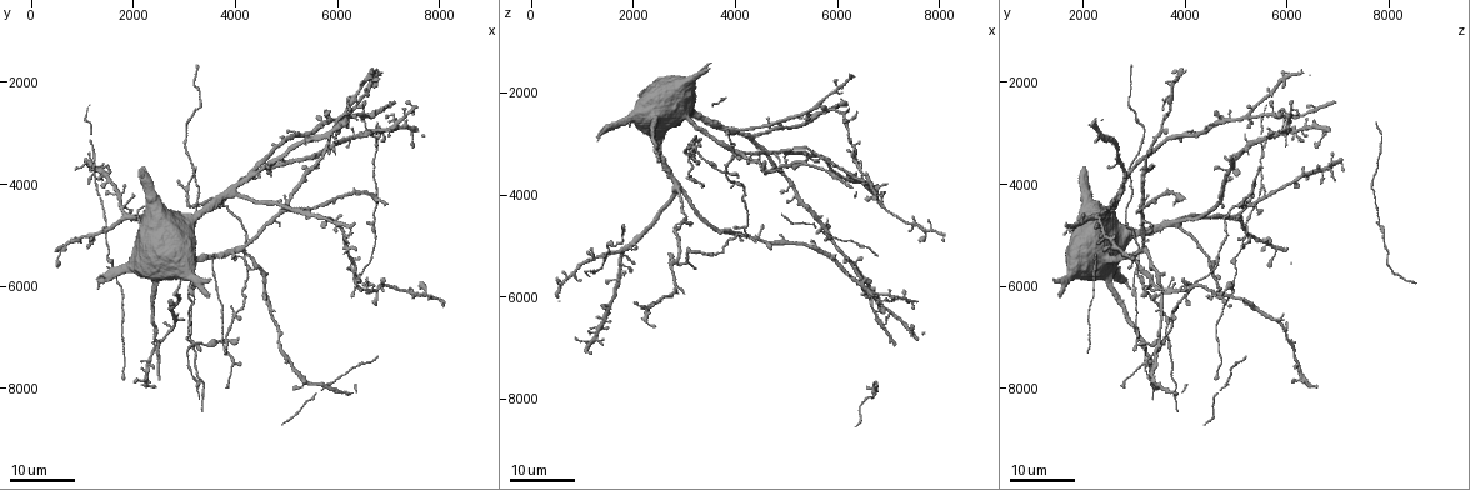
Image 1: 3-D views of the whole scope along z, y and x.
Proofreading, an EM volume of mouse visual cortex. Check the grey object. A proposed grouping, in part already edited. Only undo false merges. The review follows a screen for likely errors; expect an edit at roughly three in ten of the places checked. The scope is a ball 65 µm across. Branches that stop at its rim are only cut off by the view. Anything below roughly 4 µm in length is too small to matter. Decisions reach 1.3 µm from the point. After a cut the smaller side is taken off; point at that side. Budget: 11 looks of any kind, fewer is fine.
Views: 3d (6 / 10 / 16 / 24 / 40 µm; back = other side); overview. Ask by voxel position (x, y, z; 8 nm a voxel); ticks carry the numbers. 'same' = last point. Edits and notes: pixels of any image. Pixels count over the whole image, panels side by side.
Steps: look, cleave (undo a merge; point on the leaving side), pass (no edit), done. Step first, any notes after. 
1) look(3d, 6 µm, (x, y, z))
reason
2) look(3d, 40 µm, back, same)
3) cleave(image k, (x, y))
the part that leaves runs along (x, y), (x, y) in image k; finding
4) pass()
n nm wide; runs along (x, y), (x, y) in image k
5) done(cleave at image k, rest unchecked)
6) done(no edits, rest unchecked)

look(3d, 16 µm, (4150, 5200, 3250))
three-way junction

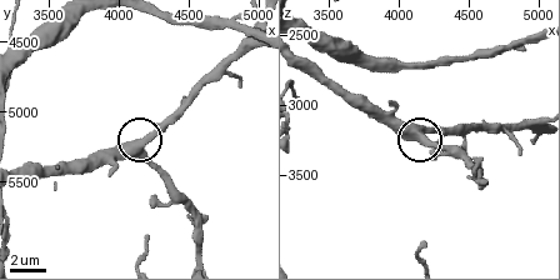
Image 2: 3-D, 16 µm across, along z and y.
look(3d, 6 µm, same)

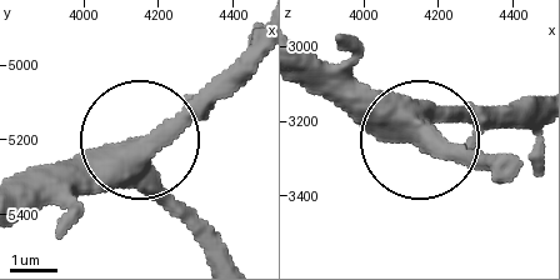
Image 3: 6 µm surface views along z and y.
pass()
3 arms; runs along (30, 201), (78, 186), (174, 123), (254, 43) in image 3; continuous, no second cell

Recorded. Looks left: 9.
look(3d, 16 µm, (2900, 4850, 3900))

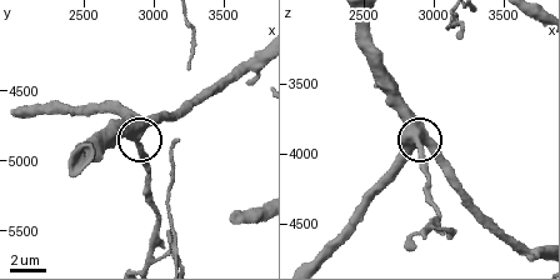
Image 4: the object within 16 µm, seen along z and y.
look(3d, 6 µm, same)

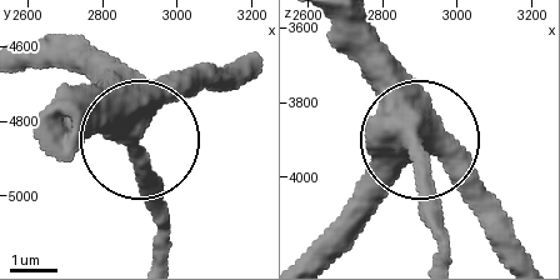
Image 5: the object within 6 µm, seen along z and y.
pass()
all the same cell

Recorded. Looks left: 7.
look(3d, 24 µm, (3150, 7100, 3100))
four arms meet

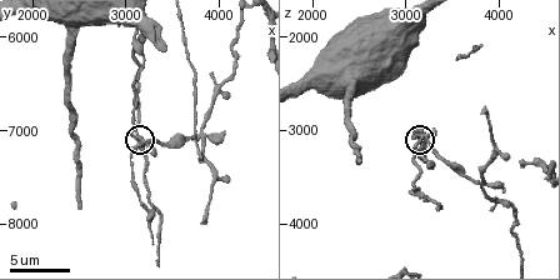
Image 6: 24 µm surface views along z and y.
look(3d, 10 µm, (3200, 7150, 3100))
closer look

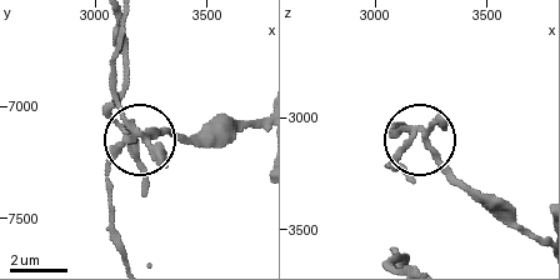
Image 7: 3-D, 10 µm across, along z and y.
cleave(image 7, (163, 131))
the part that leaves runs along (144, 136), (223, 136), (258, 120) in image 7; two cells meet here

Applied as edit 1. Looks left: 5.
look(3d, 24 µm, (6550, 2700, 6000))
small branch off a trunk

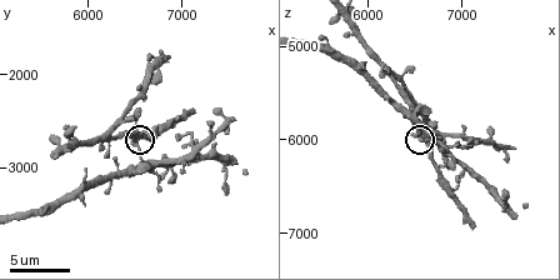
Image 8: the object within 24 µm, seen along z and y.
look(3d, 10 µm, same)

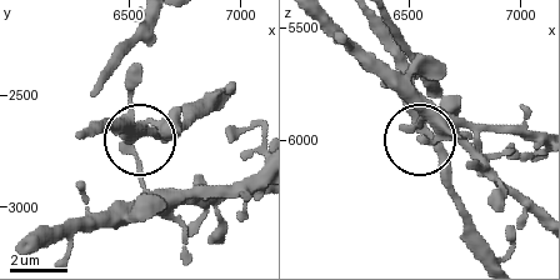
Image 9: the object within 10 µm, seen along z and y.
pass()
side arm 15 µm; one cell here

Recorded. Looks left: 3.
look(3d, 24 µm, (1500, 5000, 5200))
four arms meet

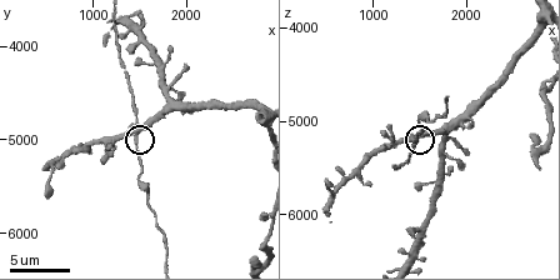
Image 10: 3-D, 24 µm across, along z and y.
look(3d, 6 µm, (1450, 5000, 5200))

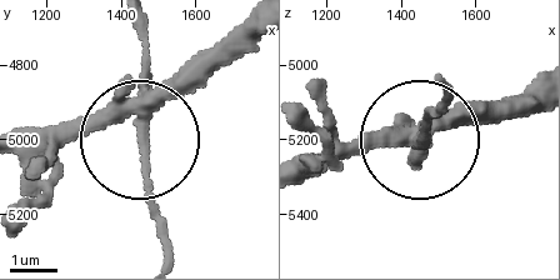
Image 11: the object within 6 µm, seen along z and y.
pass()
4 arms; runs along (250, 30), (139, 129), (23, 125) in image 11; all the same cell

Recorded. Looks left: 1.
done(cleave at image 7, rest unchecked)

